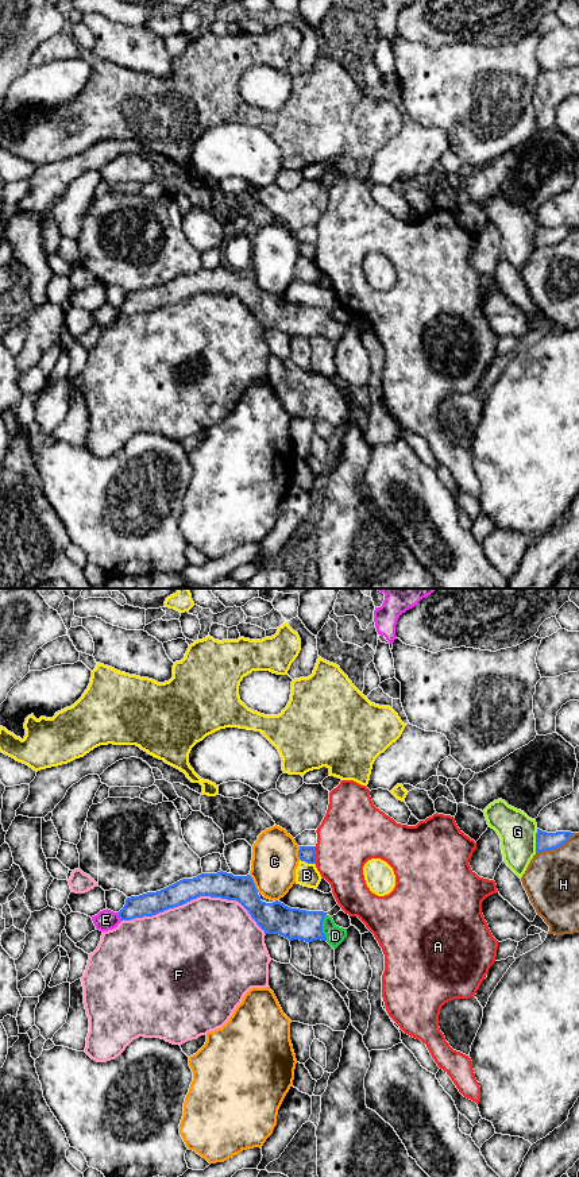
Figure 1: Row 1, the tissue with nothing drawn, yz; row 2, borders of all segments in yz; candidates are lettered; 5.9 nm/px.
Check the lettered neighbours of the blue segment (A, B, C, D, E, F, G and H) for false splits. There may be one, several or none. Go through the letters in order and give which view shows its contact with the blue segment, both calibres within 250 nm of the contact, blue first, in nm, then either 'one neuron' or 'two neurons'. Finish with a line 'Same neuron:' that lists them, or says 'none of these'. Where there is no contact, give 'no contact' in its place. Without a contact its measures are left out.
A: meets blue in yz; 100 nm thick on the blue side, 380 nm on the other; two neurons
B: meets blue in yz; 100 nm thick on the blue side, 140 nm on the other; two neurons
C: meets blue in yz; 190 nm thick on the blue side, 280 nm on the other; two neurons
D: meets blue in yz; 190 nm thick on the blue side, 110 nm on the other; one neuron
E: meets blue in yz; 140 nm thick on the blue side, 120 nm on the other; two neurons
F: meets blue in yz; 160 nm thick on the blue side, 500 nm on the other; two neurons
G: meets blue in yz; 110 nm thick on the blue side, 220 nm on the other; two neurons
H: meets blue in yz; 110 nm thick on the blue side, 320 nm on the other; two neurons
Same neuron: D

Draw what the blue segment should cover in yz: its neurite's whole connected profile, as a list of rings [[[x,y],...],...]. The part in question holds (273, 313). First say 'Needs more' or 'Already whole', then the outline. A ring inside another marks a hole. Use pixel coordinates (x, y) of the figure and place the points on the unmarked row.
Needs more. [[[223,266],[201,269],[193,274],[182,274],[157,288],[127,293],[124,302],[117,309],[120,316],[153,312],[200,292],[236,296],[265,329],[279,329],[289,336],[300,335],[309,339],[321,335],[336,344],[347,332],[347,324],[336,321],[327,308],[290,304],[278,296],[262,297],[250,270],[233,271]]]

